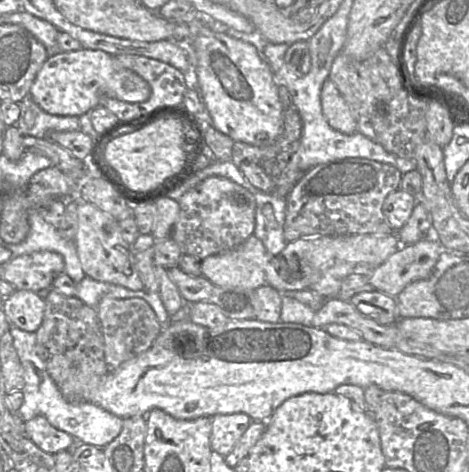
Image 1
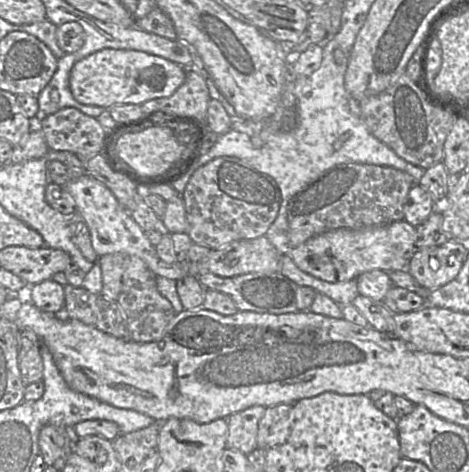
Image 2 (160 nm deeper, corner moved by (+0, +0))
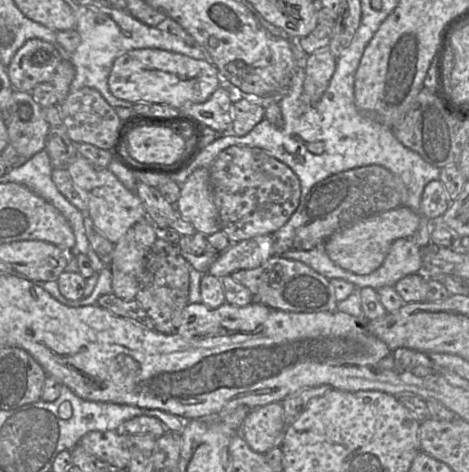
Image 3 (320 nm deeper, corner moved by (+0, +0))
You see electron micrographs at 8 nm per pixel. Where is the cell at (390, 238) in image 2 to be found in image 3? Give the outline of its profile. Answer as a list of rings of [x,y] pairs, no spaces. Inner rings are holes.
[[[406,206],[364,217],[338,230],[325,242],[325,250],[329,258],[341,268],[357,275],[368,275],[378,269],[388,255],[391,244],[399,239],[412,236],[419,228],[420,216]]]

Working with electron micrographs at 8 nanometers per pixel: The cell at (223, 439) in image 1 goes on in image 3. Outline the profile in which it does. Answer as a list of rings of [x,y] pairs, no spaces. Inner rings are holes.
[[[272,402],[251,410],[239,430],[252,450],[266,453],[280,447],[287,425],[281,402]]]

